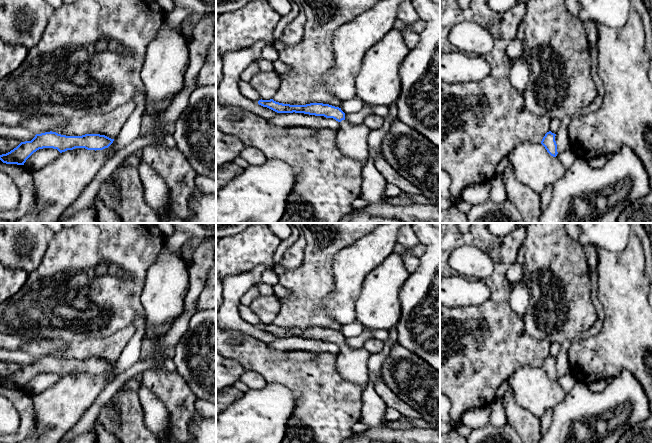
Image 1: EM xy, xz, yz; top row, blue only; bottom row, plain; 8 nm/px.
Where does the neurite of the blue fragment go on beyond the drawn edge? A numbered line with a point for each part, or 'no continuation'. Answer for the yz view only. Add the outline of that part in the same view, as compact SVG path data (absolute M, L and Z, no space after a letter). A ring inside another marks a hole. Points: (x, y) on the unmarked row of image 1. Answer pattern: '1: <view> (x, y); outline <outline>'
no continuation

